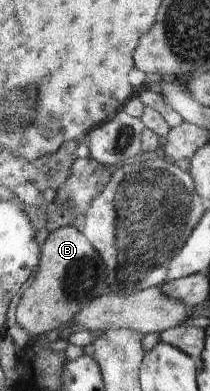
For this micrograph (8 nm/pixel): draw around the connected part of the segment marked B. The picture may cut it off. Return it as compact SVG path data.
M73 225L52 230L44 243L41 244L41 256L36 277L22 295L17 306L18 325L29 331L33 337L44 335L53 329L62 330L63 325L70 319L74 319L74 316L87 301L108 291L106 279L105 263L83 232L78 231L78 228Z

